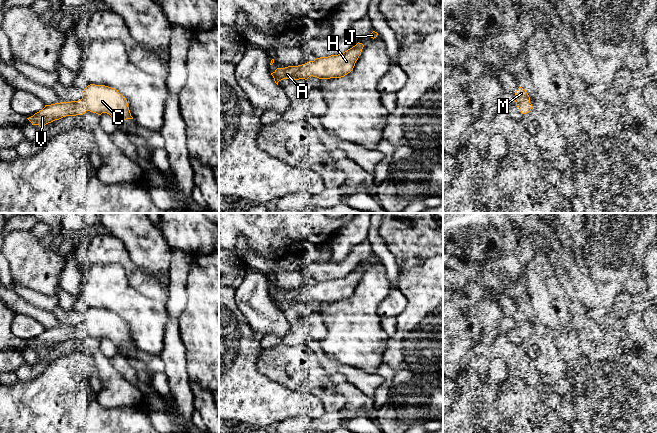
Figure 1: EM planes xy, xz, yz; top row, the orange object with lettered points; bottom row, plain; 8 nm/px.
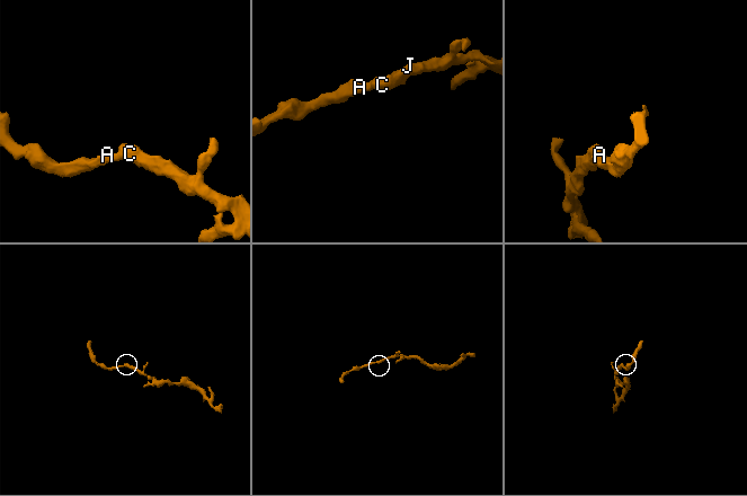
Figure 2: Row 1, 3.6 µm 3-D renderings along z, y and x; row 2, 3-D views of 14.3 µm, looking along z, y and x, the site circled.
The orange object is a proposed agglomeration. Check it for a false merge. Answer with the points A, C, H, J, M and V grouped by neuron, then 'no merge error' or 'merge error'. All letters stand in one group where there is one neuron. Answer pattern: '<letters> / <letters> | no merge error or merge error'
A C H J M V | no merge error

